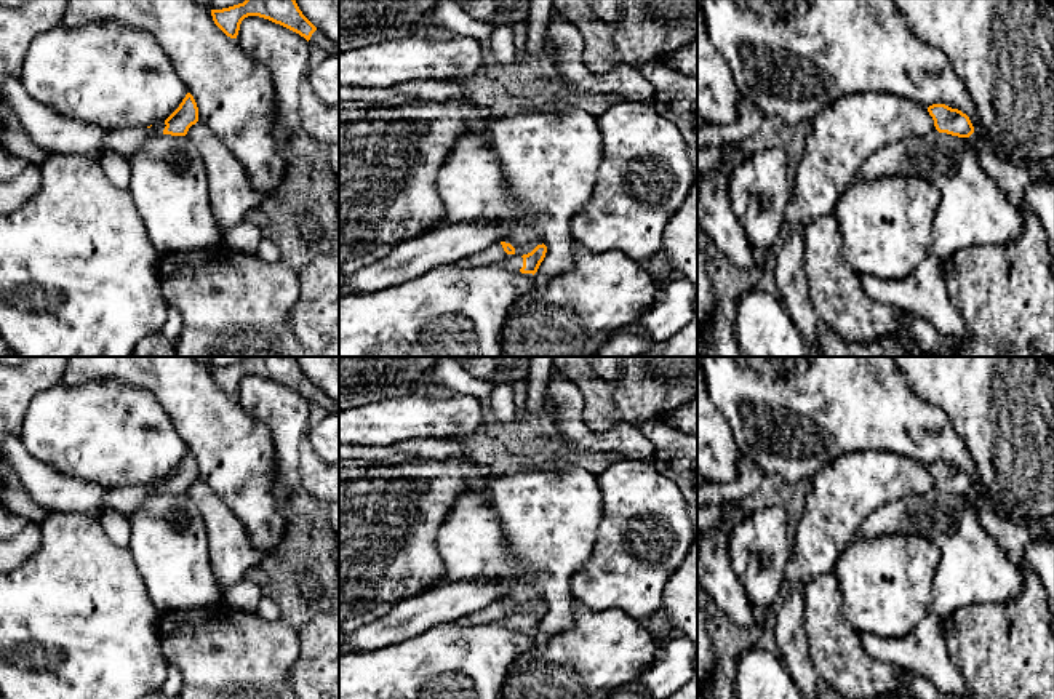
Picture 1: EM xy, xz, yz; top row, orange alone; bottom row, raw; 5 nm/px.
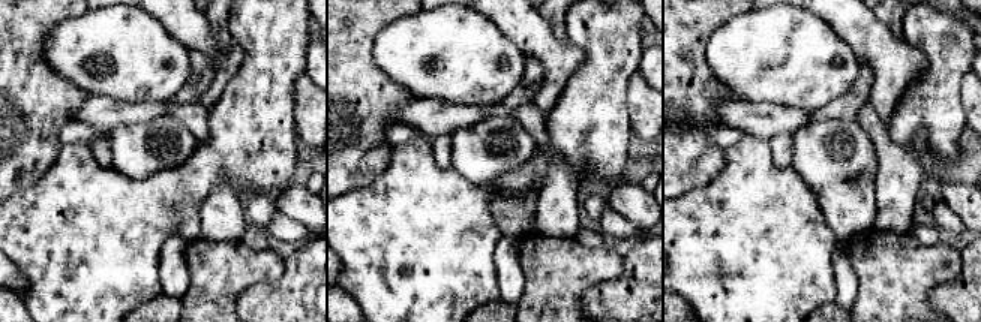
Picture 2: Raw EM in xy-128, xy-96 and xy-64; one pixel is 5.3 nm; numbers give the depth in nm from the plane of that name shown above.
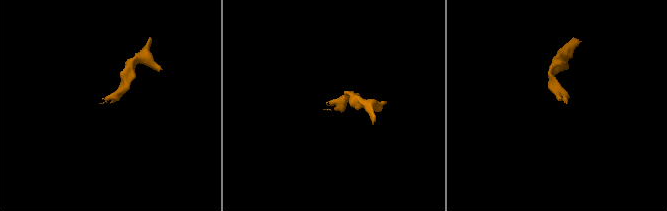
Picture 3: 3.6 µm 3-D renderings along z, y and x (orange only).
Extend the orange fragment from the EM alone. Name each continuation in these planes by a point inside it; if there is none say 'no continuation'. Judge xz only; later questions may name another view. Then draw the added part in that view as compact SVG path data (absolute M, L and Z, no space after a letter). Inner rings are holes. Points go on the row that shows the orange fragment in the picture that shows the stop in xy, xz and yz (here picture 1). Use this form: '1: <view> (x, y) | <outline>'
1: xz (493, 255) | M496 243L475 254L462 258L459 264L461 266L502 264L509 270L520 270L523 267L523 258L517 254L507 254L502 245Z

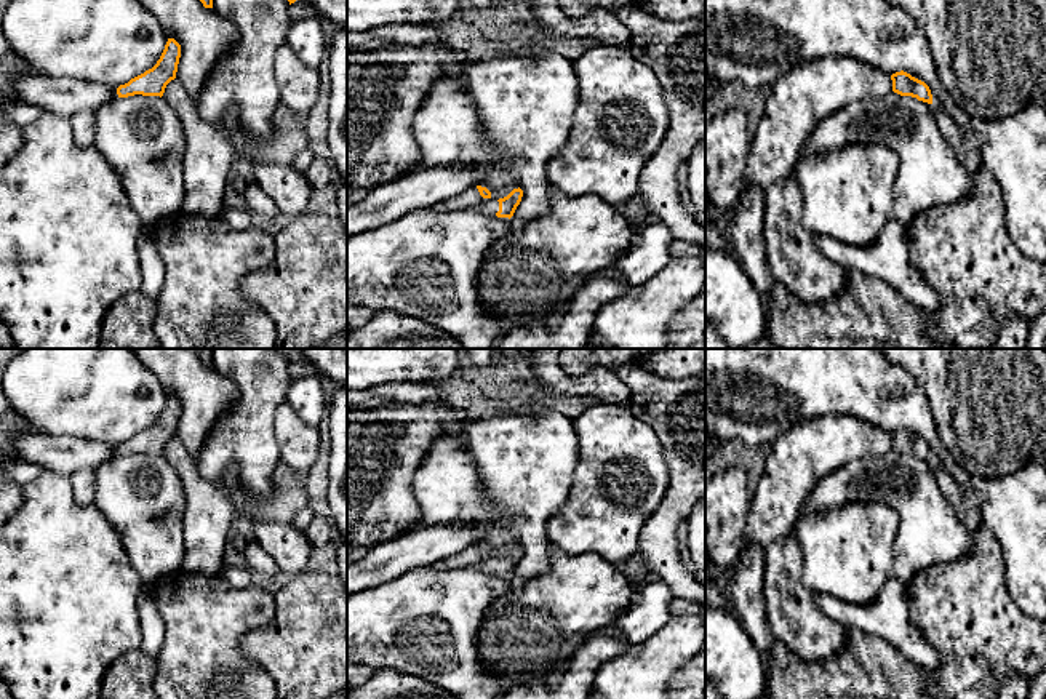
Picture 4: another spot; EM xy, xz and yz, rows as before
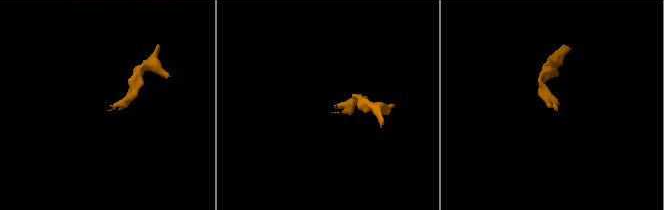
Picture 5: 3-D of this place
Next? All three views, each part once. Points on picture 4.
1: xz (469, 199) | M472 187L451 198L438 202L435 208L437 210L478 208L485 214L496 214L499 211L499 202L493 198L483 198L478 189Z

